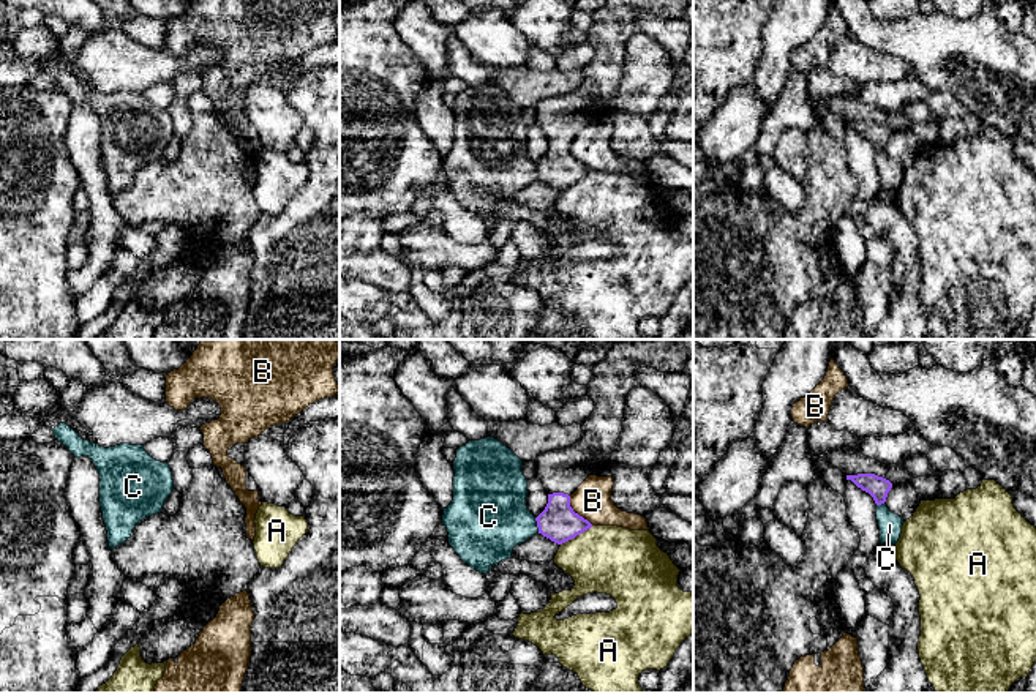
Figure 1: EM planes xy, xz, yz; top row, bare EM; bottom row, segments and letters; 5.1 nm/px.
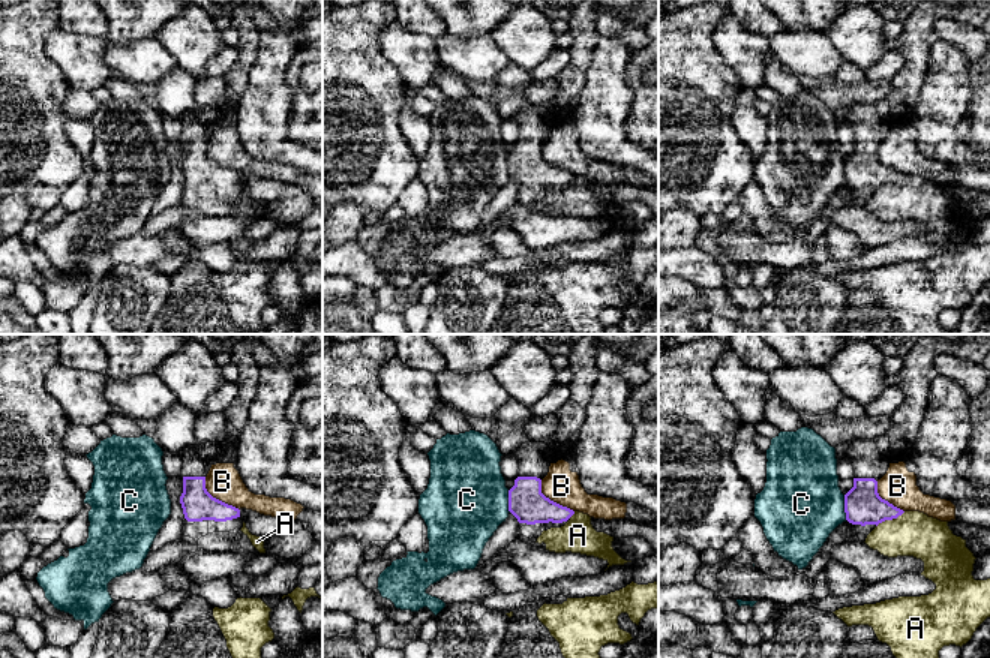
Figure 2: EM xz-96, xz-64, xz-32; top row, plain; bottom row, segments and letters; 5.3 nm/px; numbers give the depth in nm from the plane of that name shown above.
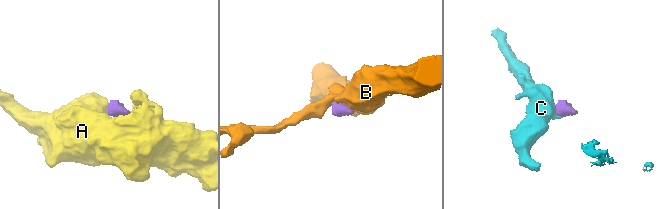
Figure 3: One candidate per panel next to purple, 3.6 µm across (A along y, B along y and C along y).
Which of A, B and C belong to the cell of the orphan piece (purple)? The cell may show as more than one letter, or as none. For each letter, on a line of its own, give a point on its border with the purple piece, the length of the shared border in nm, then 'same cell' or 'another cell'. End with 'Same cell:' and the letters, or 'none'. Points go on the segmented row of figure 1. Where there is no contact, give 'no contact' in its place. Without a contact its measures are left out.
A: contact xz (577, 534); length 190 nm; another cell
B: contact xz (577, 513); length 200 nm; another cell
C: contact xz (537, 526); length 80 nm; another cell
Same cell: none

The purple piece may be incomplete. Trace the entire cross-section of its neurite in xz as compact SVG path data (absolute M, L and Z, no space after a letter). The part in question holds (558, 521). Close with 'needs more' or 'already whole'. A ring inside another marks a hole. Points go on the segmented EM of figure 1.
M617 339L594 365L586 396L595 407L581 423L580 440L535 458L535 475L548 493L548 504L535 518L539 534L562 545L592 527L573 511L570 496L591 474L608 469L622 433L625 398L640 385L635 368L646 365L660 373L682 373L692 354L693 339Z | needs more

